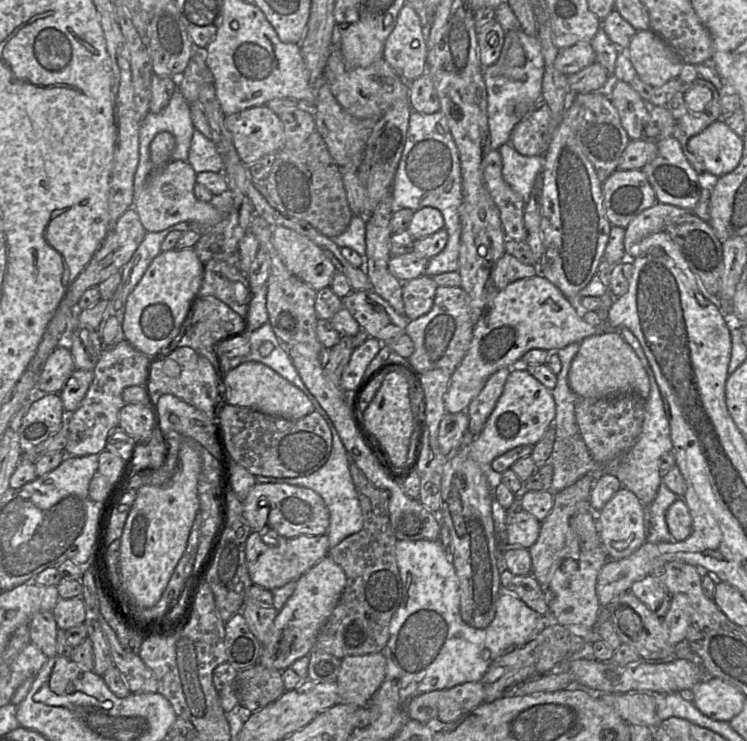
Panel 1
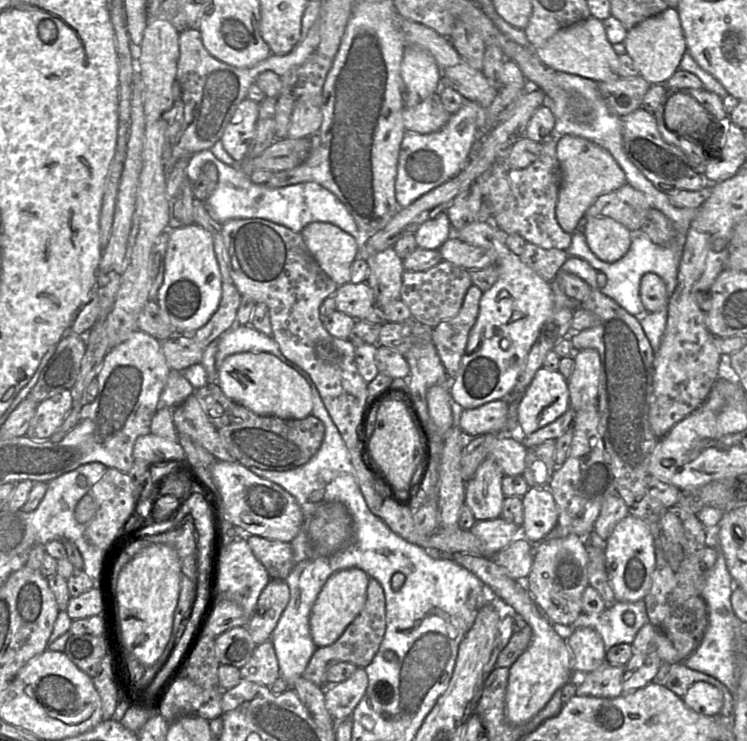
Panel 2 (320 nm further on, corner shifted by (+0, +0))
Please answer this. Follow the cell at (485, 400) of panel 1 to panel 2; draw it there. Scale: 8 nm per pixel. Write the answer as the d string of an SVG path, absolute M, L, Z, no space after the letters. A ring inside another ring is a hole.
M487 457L466 484L465 504L476 521L496 519L502 516L505 495L502 480L505 477L494 458Z

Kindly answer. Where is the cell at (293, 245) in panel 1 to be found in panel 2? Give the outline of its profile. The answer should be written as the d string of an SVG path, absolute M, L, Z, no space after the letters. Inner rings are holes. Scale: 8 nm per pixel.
M312 222L300 231L306 247L338 287L351 281L351 266L358 258L358 242L329 222Z

